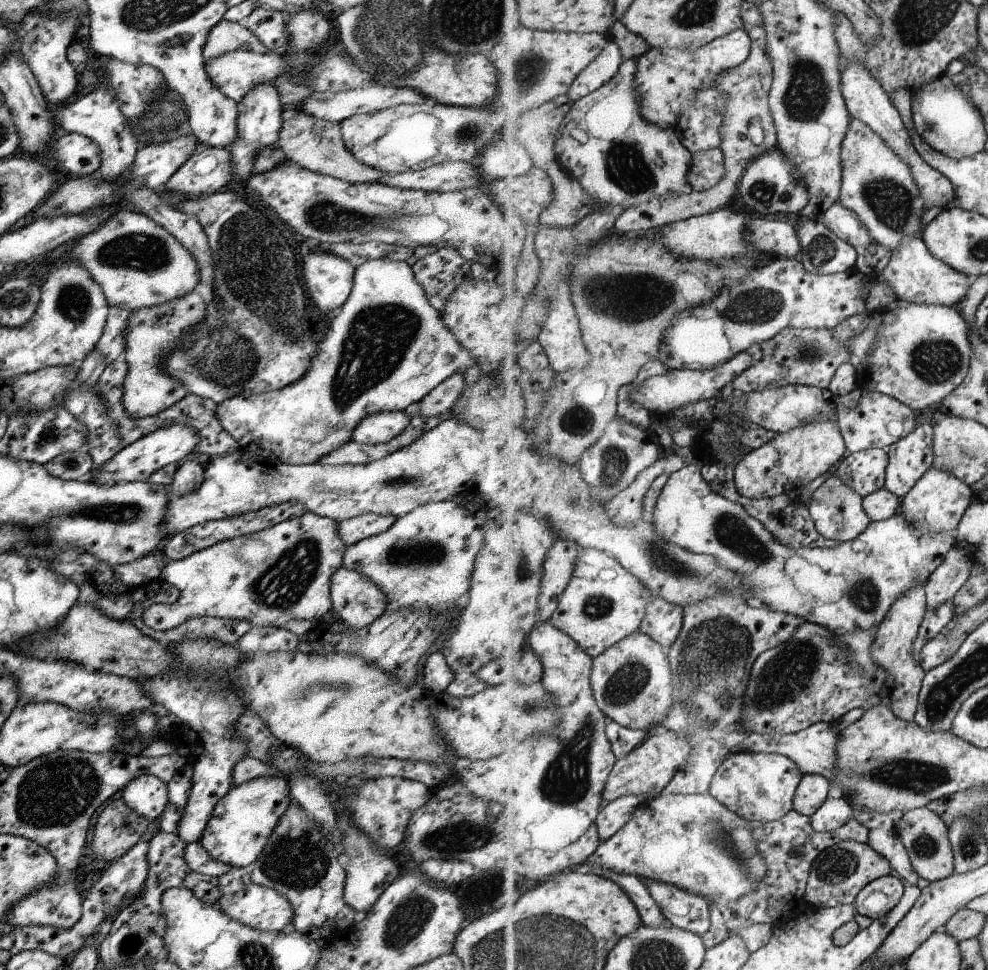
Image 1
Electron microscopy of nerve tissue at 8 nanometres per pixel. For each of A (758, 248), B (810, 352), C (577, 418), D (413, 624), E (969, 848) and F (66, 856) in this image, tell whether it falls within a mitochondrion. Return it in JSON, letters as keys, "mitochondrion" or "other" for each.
{"A":"other","B":"mitochondrion","C":"mitochondrion","D":"other","E":"mitochondrion","F":"other"}

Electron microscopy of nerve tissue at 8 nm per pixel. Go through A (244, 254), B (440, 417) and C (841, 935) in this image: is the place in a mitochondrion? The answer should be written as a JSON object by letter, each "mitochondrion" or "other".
{"A":"mitochondrion","B":"other","C":"other"}

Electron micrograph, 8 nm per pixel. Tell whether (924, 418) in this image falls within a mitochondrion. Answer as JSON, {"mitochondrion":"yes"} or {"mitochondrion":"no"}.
{"mitochondrion":"no"}

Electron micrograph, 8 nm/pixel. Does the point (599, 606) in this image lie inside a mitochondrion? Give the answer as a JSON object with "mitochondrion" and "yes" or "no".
{"mitochondrion":"yes"}

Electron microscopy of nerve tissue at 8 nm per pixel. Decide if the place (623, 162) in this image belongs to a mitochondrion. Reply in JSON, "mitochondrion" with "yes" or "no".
{"mitochondrion":"yes"}

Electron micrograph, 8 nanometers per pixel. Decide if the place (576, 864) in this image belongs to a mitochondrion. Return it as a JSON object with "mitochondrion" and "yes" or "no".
{"mitochondrion":"no"}

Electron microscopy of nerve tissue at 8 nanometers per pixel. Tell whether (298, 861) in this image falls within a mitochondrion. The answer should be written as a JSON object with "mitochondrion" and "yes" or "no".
{"mitochondrion":"yes"}

